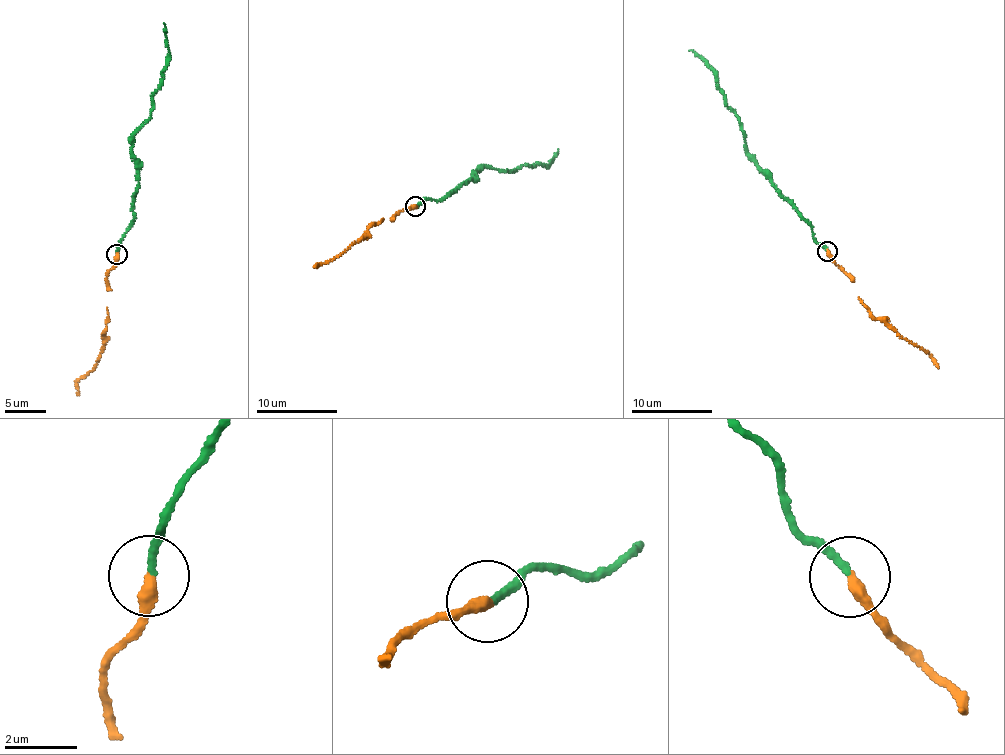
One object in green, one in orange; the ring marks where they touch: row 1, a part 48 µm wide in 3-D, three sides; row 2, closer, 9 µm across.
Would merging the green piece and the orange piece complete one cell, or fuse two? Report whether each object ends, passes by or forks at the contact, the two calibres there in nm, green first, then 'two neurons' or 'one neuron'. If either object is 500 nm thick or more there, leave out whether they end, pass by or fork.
green ends | orange ends | 200/360 nm | one neuron

